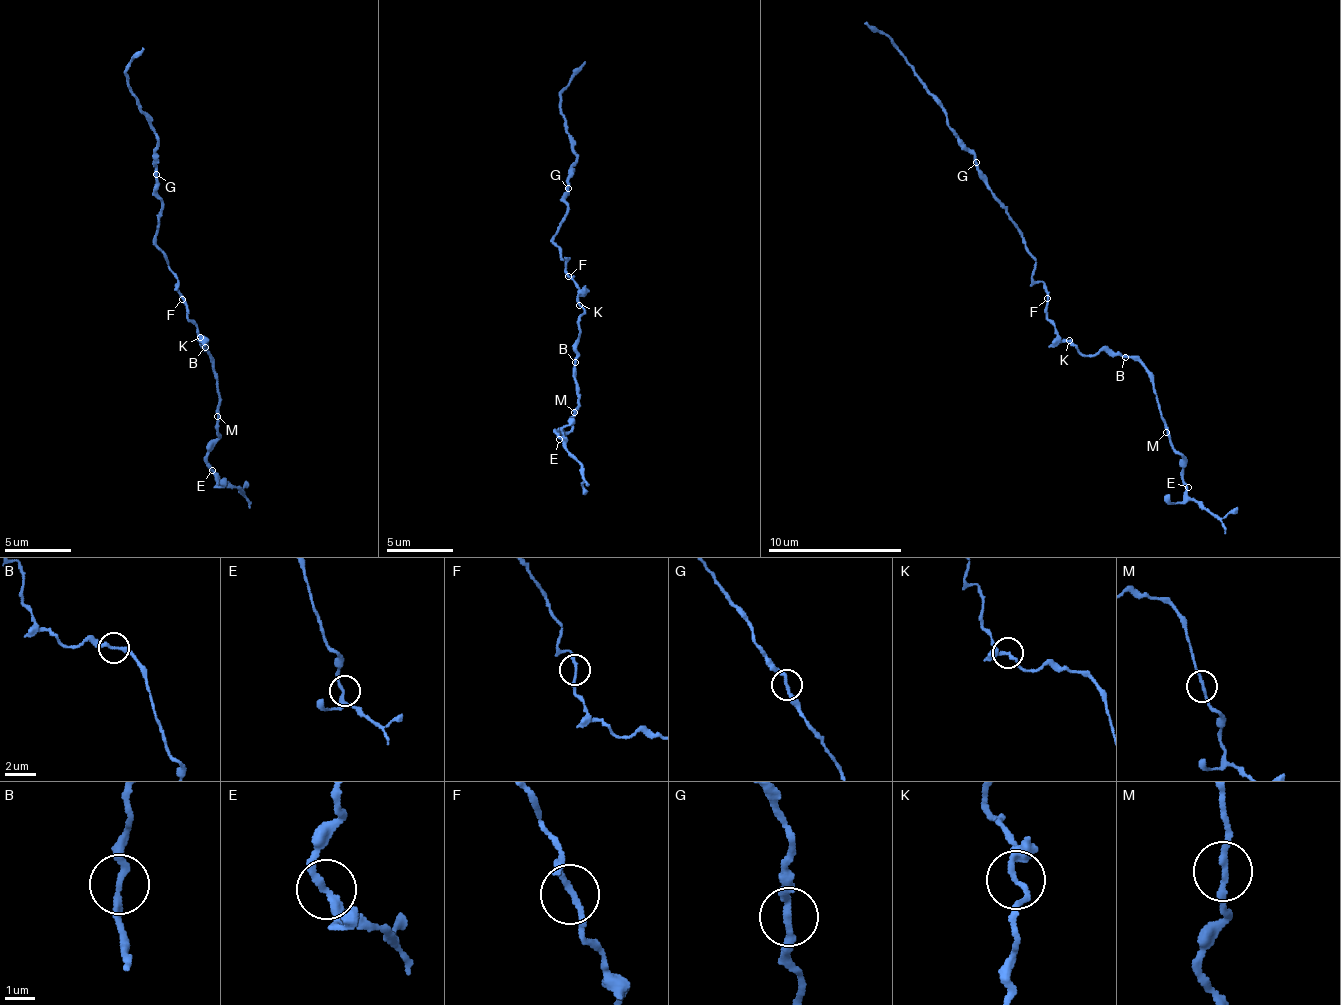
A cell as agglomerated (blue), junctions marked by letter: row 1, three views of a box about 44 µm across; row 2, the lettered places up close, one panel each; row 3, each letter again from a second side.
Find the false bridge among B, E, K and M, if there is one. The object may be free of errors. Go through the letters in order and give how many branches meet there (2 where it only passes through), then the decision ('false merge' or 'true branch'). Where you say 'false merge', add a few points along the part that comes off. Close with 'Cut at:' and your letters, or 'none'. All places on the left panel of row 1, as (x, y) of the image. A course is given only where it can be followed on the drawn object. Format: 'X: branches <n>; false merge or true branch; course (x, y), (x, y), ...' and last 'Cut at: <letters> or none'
B: branches 2; true branch
E: branches 3; true branch
K: branches 3; true branch
M: branches 2; true branch
Cut at: none

